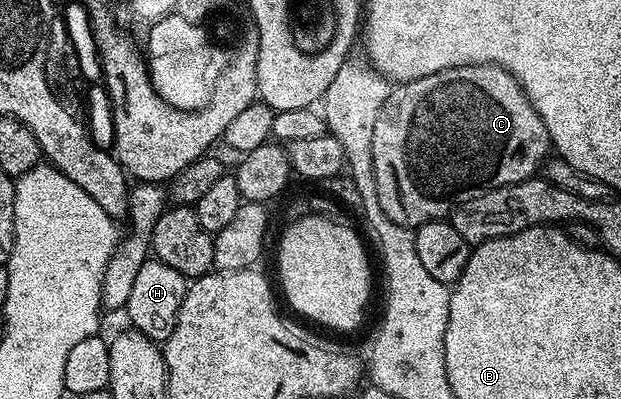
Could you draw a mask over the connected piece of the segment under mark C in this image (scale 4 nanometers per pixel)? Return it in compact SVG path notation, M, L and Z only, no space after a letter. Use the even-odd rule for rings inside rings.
M474 64L473 66L457 66L449 70L441 70L437 74L429 74L425 78L396 83L390 89L386 102L381 106L373 131L373 171L376 174L377 198L381 201L381 210L385 210L385 214L389 218L393 218L393 222L414 230L420 224L429 223L430 220L450 217L458 205L465 203L472 196L532 179L538 173L535 171L538 168L540 171L544 167L551 151L551 138L545 130L545 122L541 122L537 110L529 102L521 85L513 78L513 74L509 74L496 64Z

